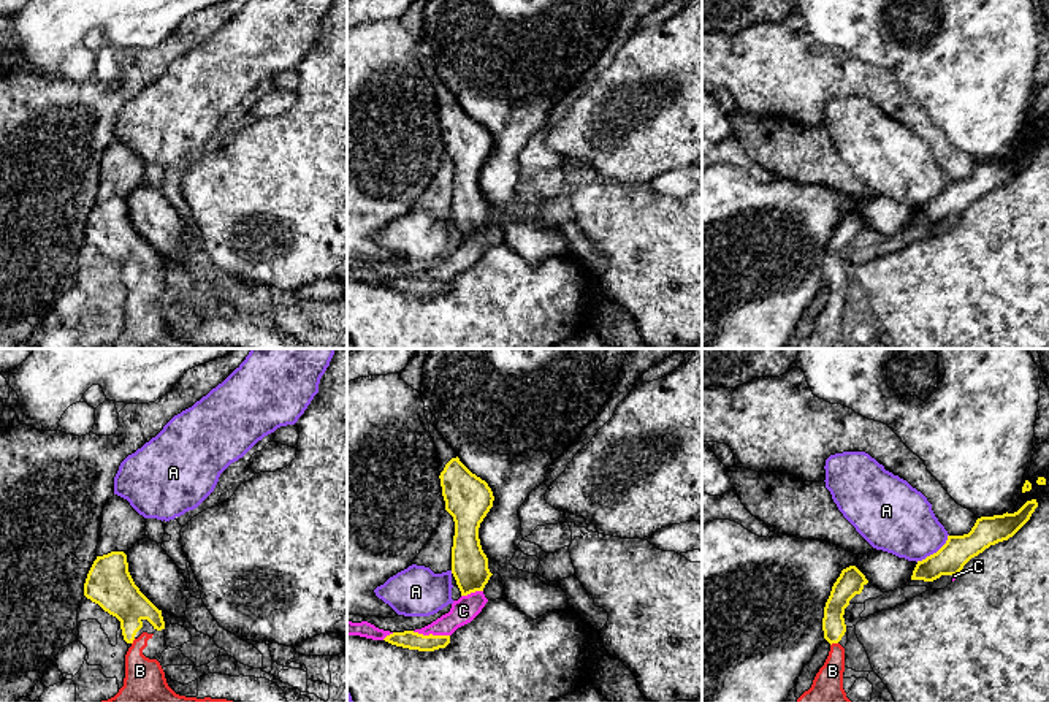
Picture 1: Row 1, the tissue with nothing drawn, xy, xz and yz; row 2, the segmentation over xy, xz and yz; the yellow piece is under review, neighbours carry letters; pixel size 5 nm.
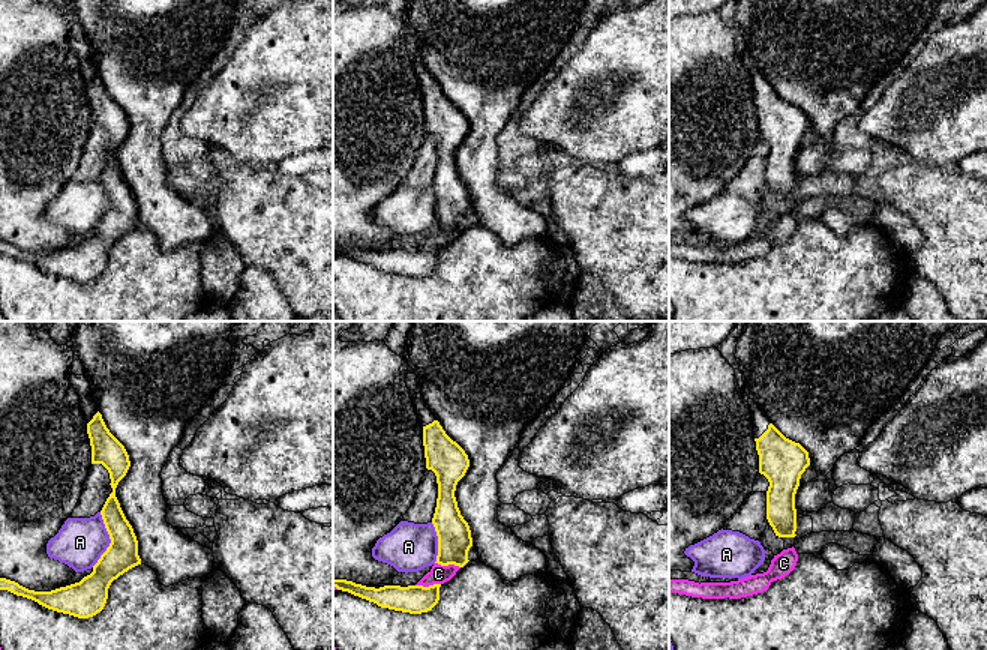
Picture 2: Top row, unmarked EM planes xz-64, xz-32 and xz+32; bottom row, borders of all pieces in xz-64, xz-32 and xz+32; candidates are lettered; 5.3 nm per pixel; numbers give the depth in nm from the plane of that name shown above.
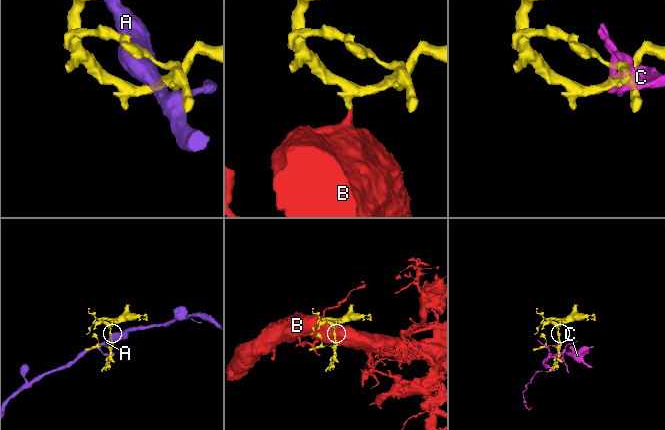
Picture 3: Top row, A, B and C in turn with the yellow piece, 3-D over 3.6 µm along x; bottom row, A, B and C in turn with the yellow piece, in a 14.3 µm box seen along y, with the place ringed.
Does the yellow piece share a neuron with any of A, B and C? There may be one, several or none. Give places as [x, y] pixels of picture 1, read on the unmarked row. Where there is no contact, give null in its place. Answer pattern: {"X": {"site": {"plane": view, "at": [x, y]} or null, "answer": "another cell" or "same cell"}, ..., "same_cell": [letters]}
{"A": {"site": {"plane": "yz", "at": [934, 198]}, "answer": "another cell"}, "B": {"site": {"plane": "yz", "at": [834, 287]}, "answer": "same cell"}, "C": {"site": {"plane": "xz", "at": [431, 279]}, "answer": "another cell"}, "same_cell": ["B"]}

